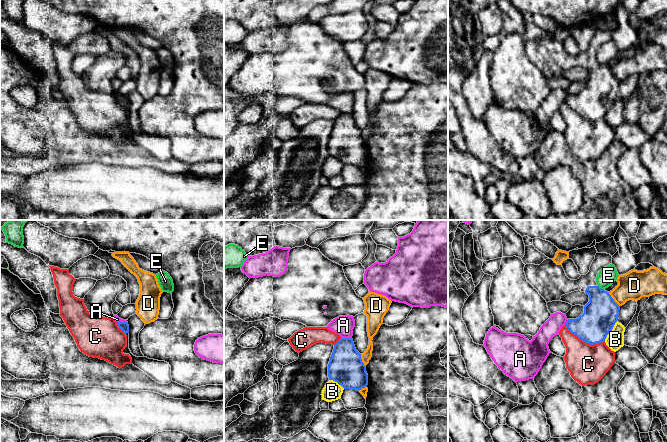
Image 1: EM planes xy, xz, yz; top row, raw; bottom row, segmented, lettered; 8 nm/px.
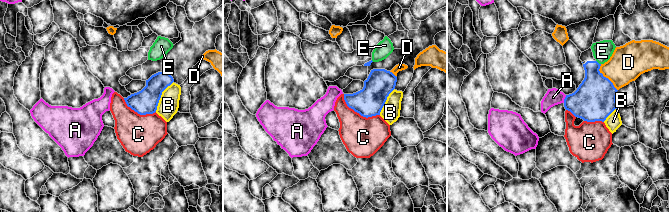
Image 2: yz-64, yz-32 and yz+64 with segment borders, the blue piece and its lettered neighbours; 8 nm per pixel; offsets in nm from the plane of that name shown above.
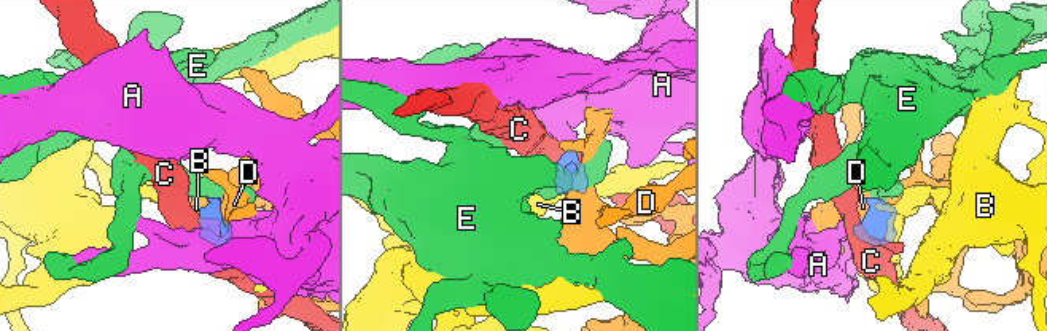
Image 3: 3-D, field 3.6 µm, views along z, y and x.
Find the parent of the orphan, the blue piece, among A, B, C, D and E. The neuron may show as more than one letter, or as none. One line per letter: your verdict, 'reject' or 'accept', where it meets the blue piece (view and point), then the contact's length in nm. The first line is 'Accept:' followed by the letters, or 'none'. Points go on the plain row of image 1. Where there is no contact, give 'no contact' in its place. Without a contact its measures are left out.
Accept: none
A: reject | xz (346, 114) | 90 nm
B: reject | yz (611, 106) | 200 nm
C: reject | yz (584, 117) | 360 nm
D: reject | yz (613, 75) | 150 nm
E: reject | yz (600, 64) | 60 nm

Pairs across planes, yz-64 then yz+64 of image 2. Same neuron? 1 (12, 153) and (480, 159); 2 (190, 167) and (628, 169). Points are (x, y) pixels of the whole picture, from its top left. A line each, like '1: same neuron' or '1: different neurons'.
1: different neurons
2: same neuron

